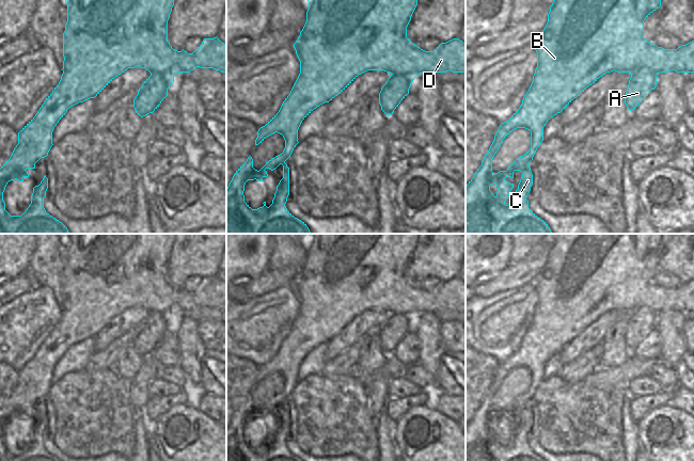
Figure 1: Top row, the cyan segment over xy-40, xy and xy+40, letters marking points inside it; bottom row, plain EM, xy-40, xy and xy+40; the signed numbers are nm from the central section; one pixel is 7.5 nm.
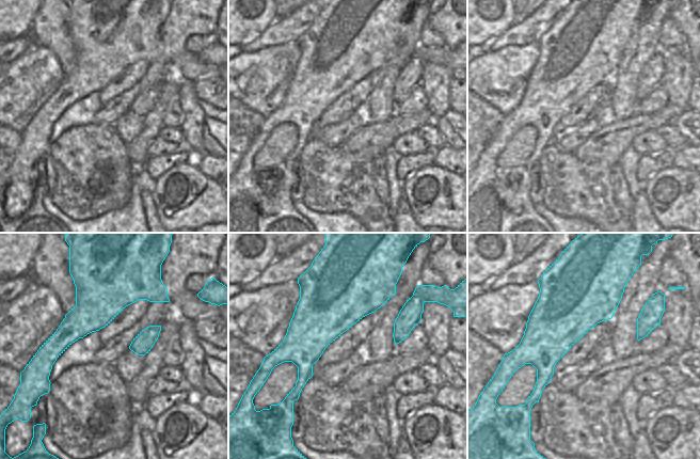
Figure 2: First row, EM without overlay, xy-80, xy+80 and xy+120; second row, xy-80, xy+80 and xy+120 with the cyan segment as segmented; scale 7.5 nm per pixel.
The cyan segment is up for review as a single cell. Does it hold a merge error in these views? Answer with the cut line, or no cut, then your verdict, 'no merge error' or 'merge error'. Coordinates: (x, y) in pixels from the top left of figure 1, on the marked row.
cut in xy+40 along (630, 73), (648, 67), (657, 74); merge error

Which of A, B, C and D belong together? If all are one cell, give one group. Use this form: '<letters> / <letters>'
A / B C D

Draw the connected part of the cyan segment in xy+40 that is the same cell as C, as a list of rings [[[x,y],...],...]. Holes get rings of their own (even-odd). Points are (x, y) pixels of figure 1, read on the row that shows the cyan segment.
[[[554,0],[552,5],[550,6],[550,12],[548,14],[548,22],[543,29],[543,31],[537,36],[535,39],[535,50],[537,52],[537,67],[535,69],[535,74],[533,76],[533,82],[524,95],[522,99],[522,104],[520,108],[504,123],[502,123],[494,136],[494,140],[484,157],[482,161],[482,165],[475,172],[473,178],[466,186],[466,234],[552,234],[548,224],[538,218],[530,208],[529,201],[526,200],[531,187],[533,185],[533,174],[531,172],[531,168],[529,163],[533,160],[533,157],[543,141],[543,127],[548,123],[548,121],[561,113],[574,98],[580,96],[589,85],[595,83],[600,77],[605,75],[606,73],[611,73],[613,70],[617,73],[634,73],[643,67],[647,67],[653,70],[657,75],[660,73],[668,73],[671,70],[675,70],[677,73],[694,73],[694,41],[681,45],[677,49],[664,49],[662,47],[658,47],[653,43],[649,43],[644,37],[644,20],[657,9],[661,6],[661,0]],[[517,128],[525,128],[531,131],[531,148],[523,155],[519,156],[512,164],[510,164],[506,171],[500,171],[498,173],[492,172],[492,159],[496,152],[499,150],[503,140],[515,129]],[[520,171],[522,173],[522,177],[518,185],[518,189],[516,193],[512,195],[508,205],[505,204],[506,198],[508,197],[511,189],[514,188],[514,184],[510,184],[505,180],[507,176],[514,178],[514,172]]]

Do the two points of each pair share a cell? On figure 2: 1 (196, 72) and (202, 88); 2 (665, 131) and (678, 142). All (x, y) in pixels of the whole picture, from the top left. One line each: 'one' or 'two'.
1: two
2: one

